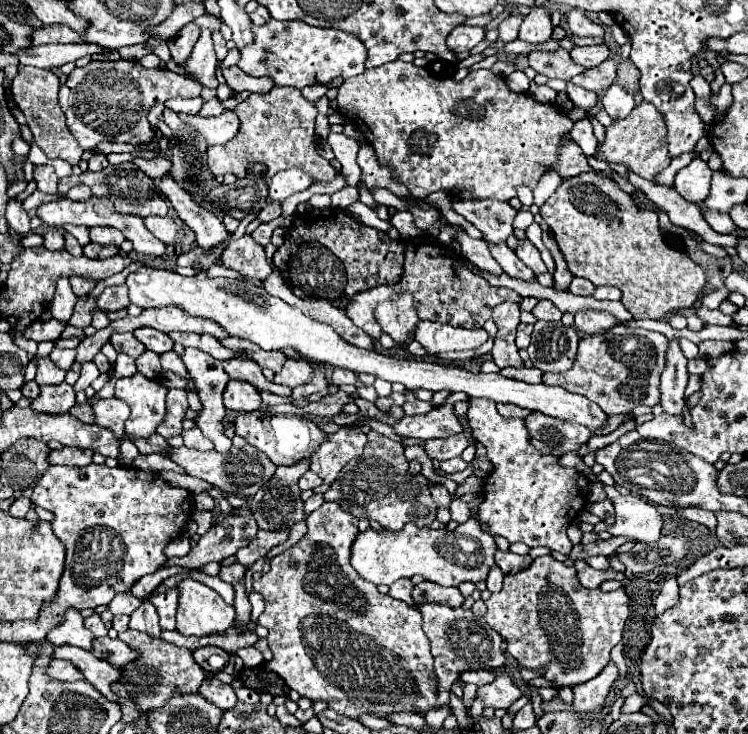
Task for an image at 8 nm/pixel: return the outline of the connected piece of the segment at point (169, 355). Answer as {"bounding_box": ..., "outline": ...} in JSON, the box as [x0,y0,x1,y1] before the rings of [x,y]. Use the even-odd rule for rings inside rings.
{"bounding_box":[161,350,187,376],"outline":[[[173,350],[161,354],[161,366],[163,366],[163,370],[171,370],[171,372],[179,372],[179,374],[187,376],[187,370],[183,368],[179,356],[177,356]]]}

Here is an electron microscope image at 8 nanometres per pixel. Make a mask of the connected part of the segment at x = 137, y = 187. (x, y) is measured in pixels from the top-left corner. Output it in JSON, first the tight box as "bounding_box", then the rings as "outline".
{"bounding_box":[57,162,167,218],"outline":[[[123,162],[119,166],[107,166],[99,172],[89,172],[87,170],[79,176],[73,174],[69,178],[61,178],[57,190],[59,190],[59,194],[65,196],[69,188],[79,186],[79,184],[87,184],[91,188],[93,196],[97,196],[97,198],[111,198],[113,204],[115,204],[115,210],[121,212],[121,214],[135,214],[135,216],[141,216],[141,218],[151,216],[151,214],[155,214],[155,216],[165,216],[167,214],[167,202],[159,196],[159,190],[155,188],[155,182],[149,176],[145,176],[131,162]]]}

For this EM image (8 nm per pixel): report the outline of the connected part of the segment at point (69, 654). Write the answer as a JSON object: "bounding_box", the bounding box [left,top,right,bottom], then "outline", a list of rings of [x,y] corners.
{"bounding_box":[55,646,121,702],"outline":[[[59,646],[59,648],[55,648],[55,658],[73,662],[85,674],[85,680],[91,682],[105,698],[119,702],[119,696],[111,690],[111,684],[121,678],[121,668],[119,666],[113,666],[105,660],[99,660],[91,652],[85,652],[77,646]]]}

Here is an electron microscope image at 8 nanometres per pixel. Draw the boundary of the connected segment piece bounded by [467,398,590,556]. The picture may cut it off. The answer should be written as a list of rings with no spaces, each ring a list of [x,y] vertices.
[[[469,400],[469,426],[475,440],[487,448],[493,472],[483,480],[483,504],[479,518],[489,524],[493,536],[505,536],[509,542],[523,542],[529,548],[547,546],[569,556],[573,544],[567,538],[567,526],[577,520],[589,493],[589,480],[575,468],[563,468],[559,458],[541,454],[529,440],[529,430],[521,418],[505,418],[497,412],[493,400]]]

